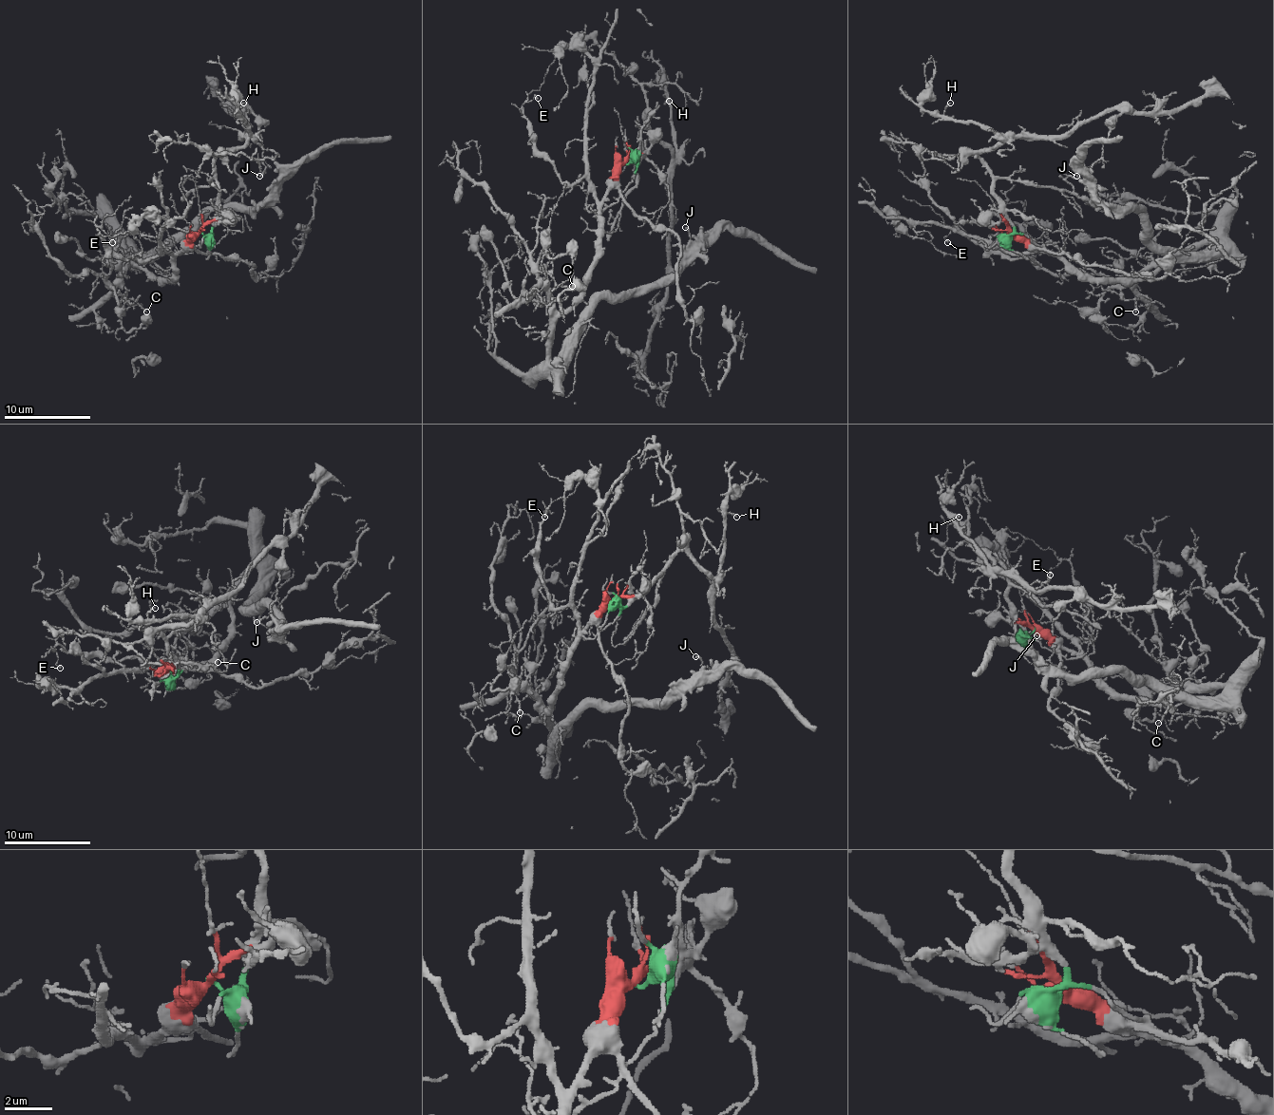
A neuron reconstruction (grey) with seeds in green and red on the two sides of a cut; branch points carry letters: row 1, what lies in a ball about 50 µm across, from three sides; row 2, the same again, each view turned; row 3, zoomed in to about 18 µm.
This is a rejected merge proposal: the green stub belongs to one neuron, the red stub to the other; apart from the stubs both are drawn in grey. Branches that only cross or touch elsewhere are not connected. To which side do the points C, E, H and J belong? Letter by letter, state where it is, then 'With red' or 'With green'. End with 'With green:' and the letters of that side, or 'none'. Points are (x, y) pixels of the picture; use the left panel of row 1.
C: Place: (146, 311). With red
E: Place: (112, 242). With red
H: Place: (243, 103). With green
J: Place: (259, 176). With green
With green: H, J

